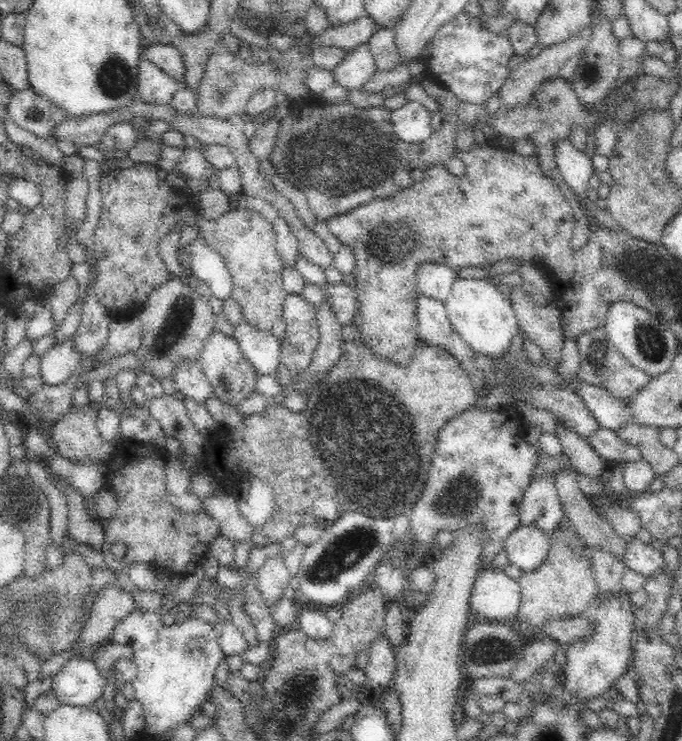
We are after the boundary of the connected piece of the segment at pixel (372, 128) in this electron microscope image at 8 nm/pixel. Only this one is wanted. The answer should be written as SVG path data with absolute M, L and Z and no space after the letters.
M427 77L423 78L420 85L428 95L437 98L443 105L443 112L439 114L444 122L438 132L432 132L430 138L418 144L408 144L397 138L392 126L392 110L385 108L366 107L363 109L347 102L338 105L326 103L316 108L314 104L298 102L292 108L292 112L289 111L288 116L281 120L280 134L278 134L274 151L268 159L275 165L283 180L287 180L305 194L316 219L326 221L350 213L378 199L392 198L398 191L413 184L410 172L414 172L415 168L426 170L430 166L441 164L454 175L463 173L462 161L456 157L456 132L460 126L469 126L473 130L475 123L486 123L488 120L485 113L486 104L472 106L457 102L448 89L442 88L433 79Z

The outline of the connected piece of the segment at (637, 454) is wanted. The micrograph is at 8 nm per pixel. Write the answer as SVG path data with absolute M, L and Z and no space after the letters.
M602 427L590 440L586 439L586 441L607 462L616 460L623 464L643 460L642 454L644 454L644 449L642 449L642 446L625 441L613 430Z

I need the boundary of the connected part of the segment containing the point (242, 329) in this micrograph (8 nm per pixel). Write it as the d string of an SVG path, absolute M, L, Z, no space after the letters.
M244 321L233 325L231 337L257 376L275 374L280 366L281 344L278 338Z

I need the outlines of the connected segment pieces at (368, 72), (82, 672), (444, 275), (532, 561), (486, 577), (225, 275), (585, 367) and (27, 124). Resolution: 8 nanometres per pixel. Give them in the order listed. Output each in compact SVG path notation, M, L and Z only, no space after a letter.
M367 44L348 49L348 51L350 54L346 56L346 60L338 64L338 68L334 68L331 73L336 84L349 93L361 90L362 86L372 78L376 68Z
M79 657L68 661L55 675L52 692L60 705L88 707L95 705L101 698L109 698L111 680L102 675L102 671L91 659Z
M424 262L417 269L413 284L418 292L445 303L457 278L457 272L446 264Z
M520 525L506 539L504 551L510 565L518 566L522 573L534 572L545 561L549 552L549 538L544 530Z
M483 567L480 568L473 582L470 593L470 608L487 622L506 622L514 617L515 614L518 614L520 598L519 579L508 576L505 570Z
M202 237L192 243L188 255L190 255L188 275L194 275L200 283L210 287L212 300L219 303L230 298L232 278L222 256Z
M605 326L581 334L578 337L578 342L581 362L576 377L579 384L593 385L594 387L602 386L608 389L608 393L616 395L620 399L633 397L648 384L650 377L646 376L641 370L634 368L610 345Z
M26 88L24 92L12 94L7 104L7 116L18 124L22 130L26 130L26 132L30 132L30 134L40 138L48 136L57 124L65 120L64 113L59 108L56 108L45 98L34 94L32 88Z

